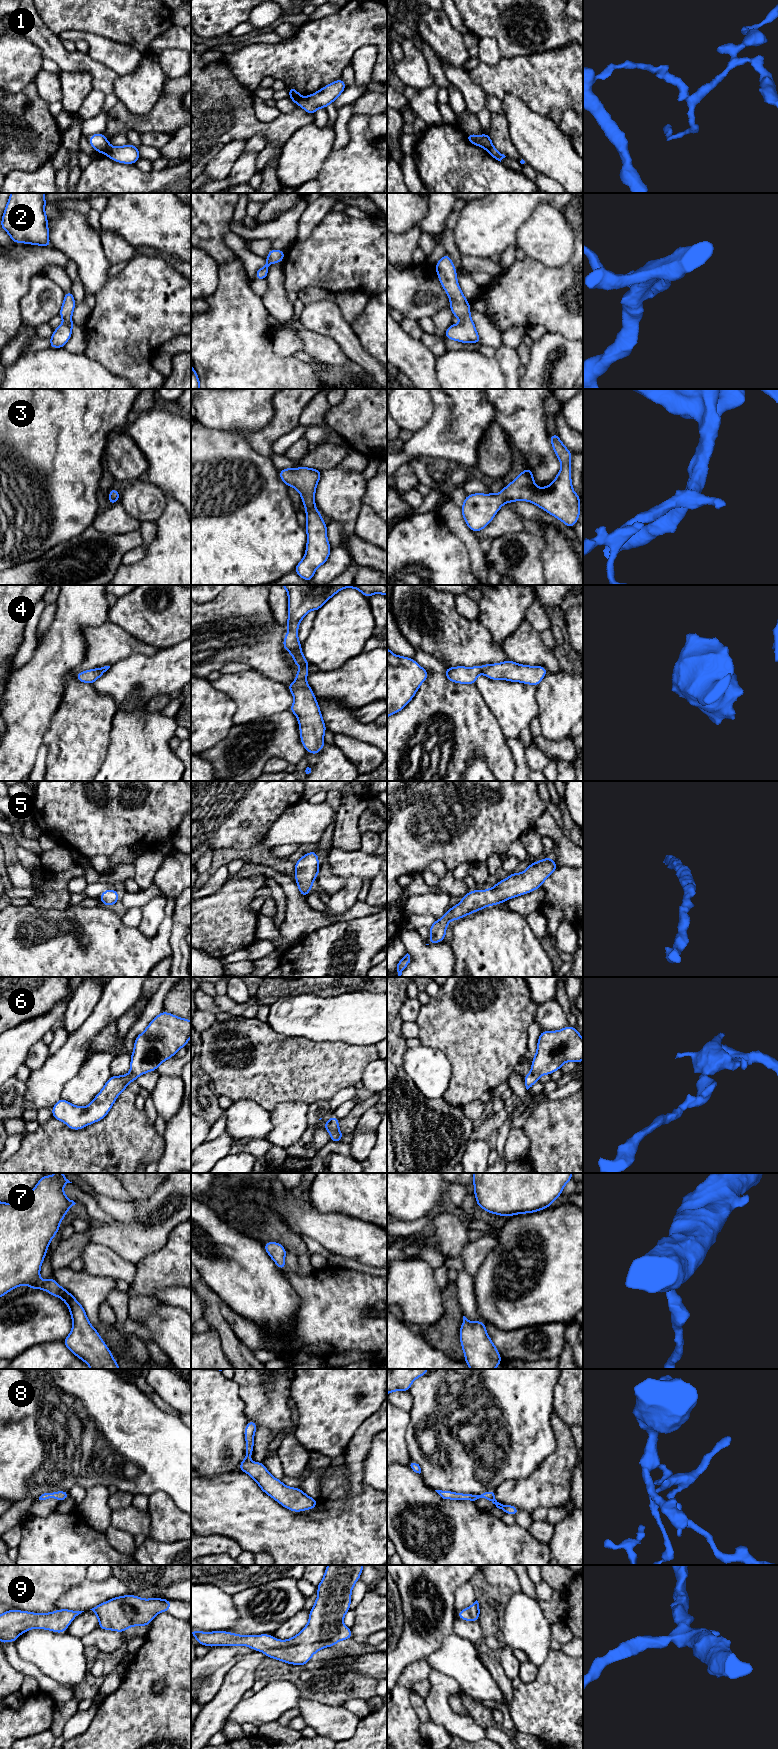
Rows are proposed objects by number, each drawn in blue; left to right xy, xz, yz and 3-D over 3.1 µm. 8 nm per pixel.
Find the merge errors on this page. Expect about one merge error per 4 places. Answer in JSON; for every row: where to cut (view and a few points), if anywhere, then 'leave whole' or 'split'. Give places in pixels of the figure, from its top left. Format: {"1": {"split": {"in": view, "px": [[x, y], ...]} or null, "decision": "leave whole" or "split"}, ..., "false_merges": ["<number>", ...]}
{"1": {"split": {"in": "xy", "px": [[108, 144], [102, 152]]}, "decision": "split"}, "2": {"split": null, "decision": "leave whole"}, "3": {"split": null, "decision": "leave whole"}, "4": {"split": null, "decision": "leave whole"}, "5": {"split": null, "decision": "leave whole"}, "6": {"split": null, "decision": "leave whole"}, "7": {"split": null, "decision": "leave whole"}, "8": {"split": null, "decision": "leave whole"}, "9": {"split": null, "decision": "leave whole"}, "false_merges": ["1"]}

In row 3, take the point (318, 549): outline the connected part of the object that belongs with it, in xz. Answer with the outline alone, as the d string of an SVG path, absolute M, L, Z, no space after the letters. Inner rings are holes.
M309 467L286 468L279 470L281 480L295 488L301 495L307 517L307 544L303 559L294 571L310 583L315 571L329 558L331 547L327 539L327 525L315 506L315 491L322 470Z

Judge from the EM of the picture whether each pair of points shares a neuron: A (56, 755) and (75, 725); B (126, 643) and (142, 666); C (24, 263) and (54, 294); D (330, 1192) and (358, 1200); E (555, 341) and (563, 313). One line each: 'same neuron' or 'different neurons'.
A: same neuron
B: different neurons
C: different neurons
D: same neuron
E: different neurons

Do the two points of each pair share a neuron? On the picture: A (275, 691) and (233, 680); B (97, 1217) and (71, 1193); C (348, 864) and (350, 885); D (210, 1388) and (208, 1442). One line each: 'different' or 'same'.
A: same
B: same
C: different
D: same

